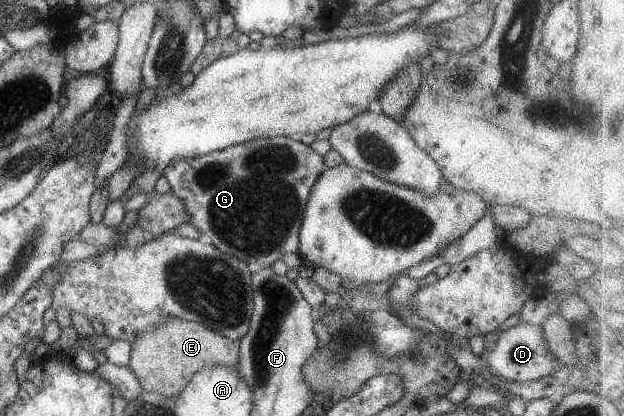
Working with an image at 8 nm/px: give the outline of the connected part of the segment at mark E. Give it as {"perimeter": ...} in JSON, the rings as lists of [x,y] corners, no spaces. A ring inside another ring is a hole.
{"perimeter":[[[170,318],[158,328],[137,338],[130,351],[129,368],[137,376],[144,391],[166,398],[178,396],[191,378],[205,368],[222,365],[237,370],[240,344],[197,322]]]}

